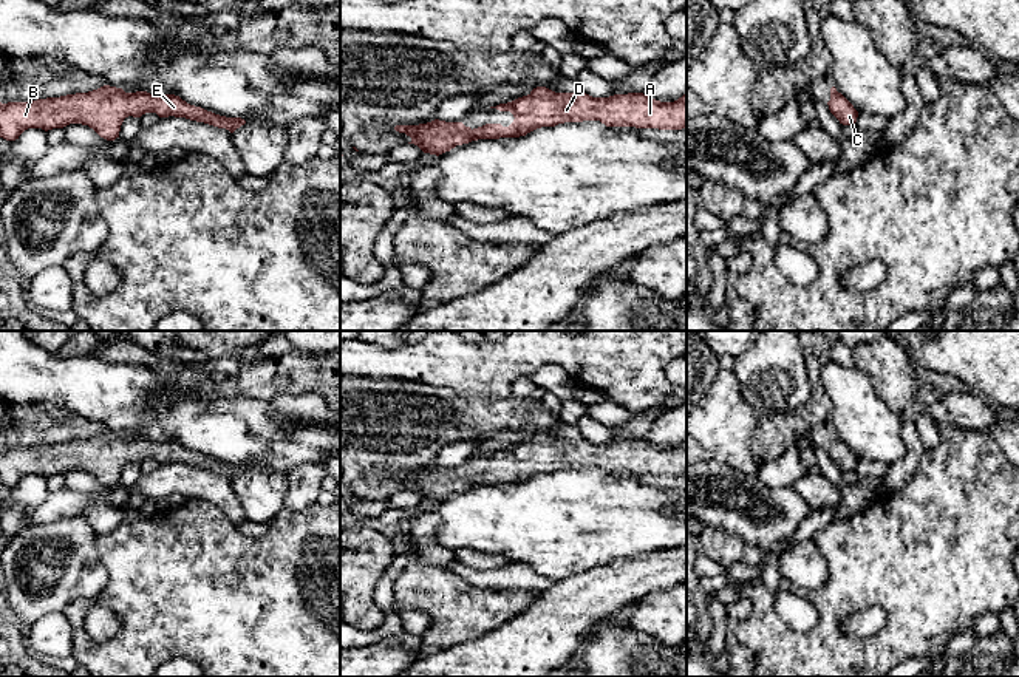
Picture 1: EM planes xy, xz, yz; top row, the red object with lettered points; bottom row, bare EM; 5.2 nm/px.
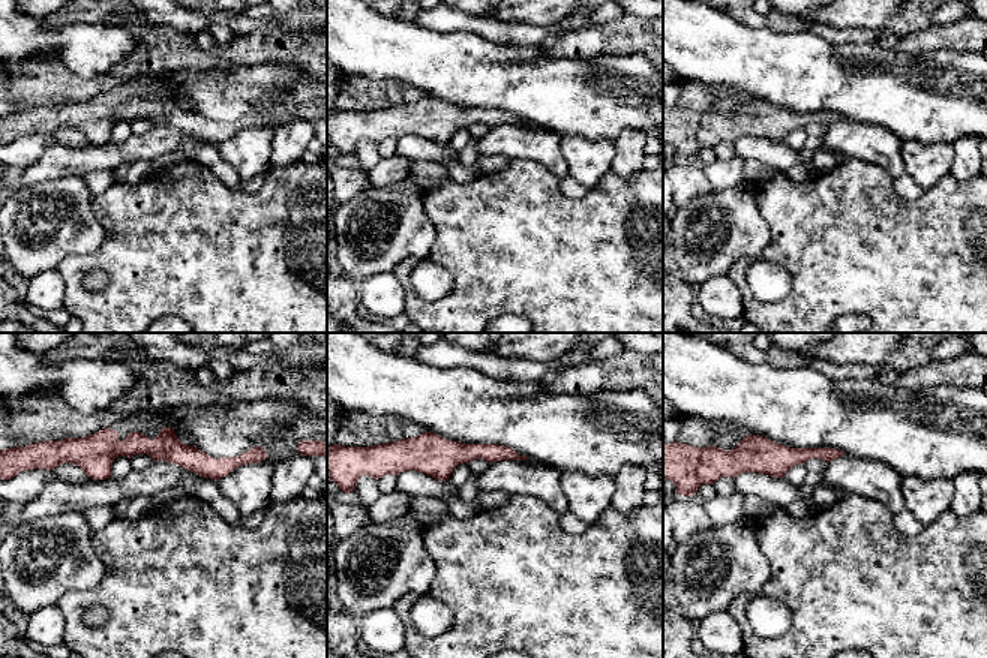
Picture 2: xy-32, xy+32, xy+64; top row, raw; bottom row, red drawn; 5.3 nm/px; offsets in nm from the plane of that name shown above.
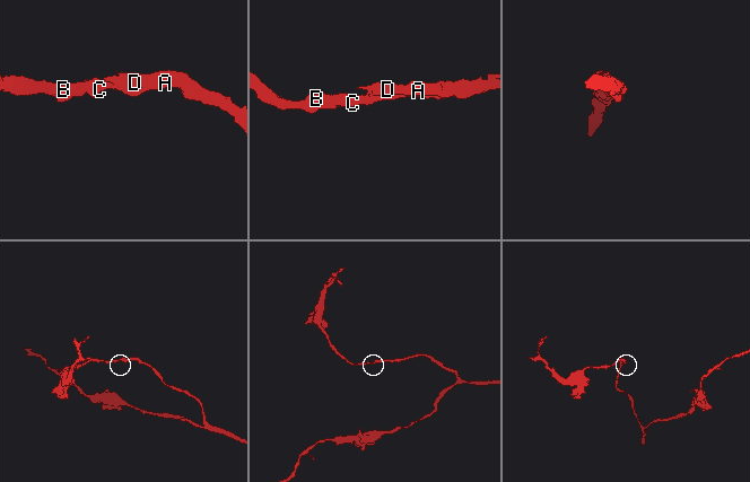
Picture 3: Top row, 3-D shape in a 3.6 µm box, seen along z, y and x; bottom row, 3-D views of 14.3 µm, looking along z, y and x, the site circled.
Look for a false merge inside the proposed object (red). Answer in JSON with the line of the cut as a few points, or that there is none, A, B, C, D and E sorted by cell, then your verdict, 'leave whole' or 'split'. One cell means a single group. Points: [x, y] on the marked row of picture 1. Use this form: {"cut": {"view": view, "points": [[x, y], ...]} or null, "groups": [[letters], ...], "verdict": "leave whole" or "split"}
{"cut": null, "groups": [["A", "B", "C", "D", "E"]], "verdict": "leave whole"}

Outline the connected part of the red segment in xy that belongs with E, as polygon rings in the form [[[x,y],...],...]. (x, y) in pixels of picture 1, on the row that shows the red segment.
[[[104,85],[88,93],[46,97],[31,102],[0,102],[0,138],[15,141],[28,128],[63,128],[82,124],[101,138],[119,138],[125,117],[156,113],[159,117],[186,117],[233,133],[246,124],[241,117],[226,117],[195,107],[175,94],[125,93],[122,88]]]

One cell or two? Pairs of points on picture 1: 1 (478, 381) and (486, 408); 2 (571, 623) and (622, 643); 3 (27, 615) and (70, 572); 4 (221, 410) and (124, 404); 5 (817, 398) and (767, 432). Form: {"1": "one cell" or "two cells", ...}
{"1": "two cells", "2": "two cells", "3": "one cell", "4": "one cell", "5": "one cell"}

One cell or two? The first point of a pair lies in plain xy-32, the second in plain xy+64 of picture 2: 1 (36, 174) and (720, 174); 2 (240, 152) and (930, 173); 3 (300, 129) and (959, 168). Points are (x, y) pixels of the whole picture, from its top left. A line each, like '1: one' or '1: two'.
1: one
2: one
3: one

